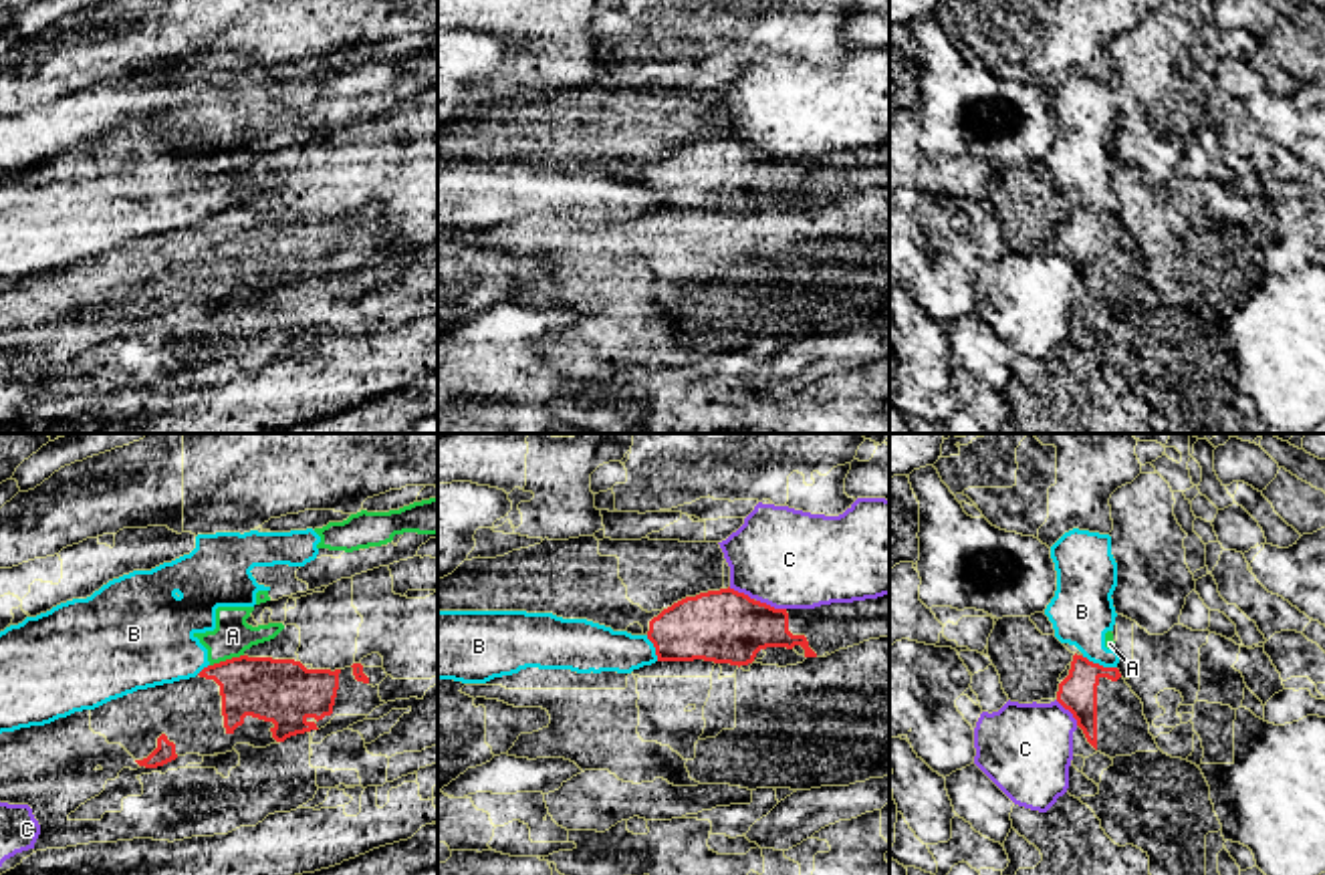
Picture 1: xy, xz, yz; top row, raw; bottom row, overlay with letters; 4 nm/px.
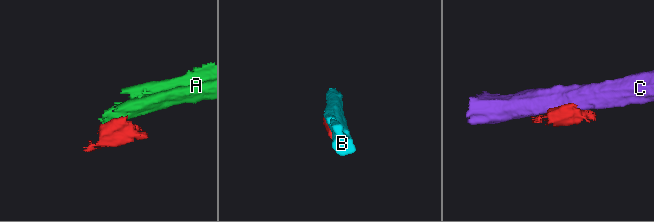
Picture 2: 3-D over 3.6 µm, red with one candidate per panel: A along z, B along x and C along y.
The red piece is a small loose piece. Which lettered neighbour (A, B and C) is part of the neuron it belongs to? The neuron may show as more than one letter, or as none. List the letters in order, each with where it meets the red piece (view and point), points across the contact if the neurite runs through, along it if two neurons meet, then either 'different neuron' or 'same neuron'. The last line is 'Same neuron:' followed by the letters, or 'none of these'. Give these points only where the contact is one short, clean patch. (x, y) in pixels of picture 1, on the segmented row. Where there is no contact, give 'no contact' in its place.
A: meets red in xy at (226, 660); border along xy (243, 654), (210, 666); different neuron
B: meets red in yz at (1098, 664); border along yz (1081, 656), (1116, 668); different neuron
C: meets red in xz at (769, 605); different neuron
Same neuron: none of these

